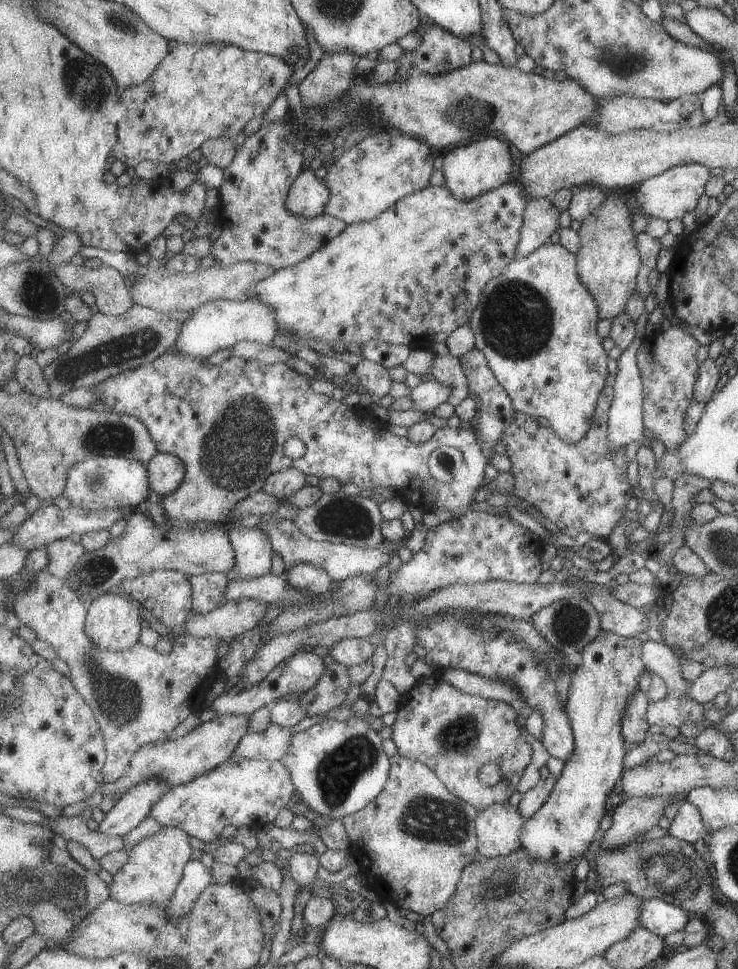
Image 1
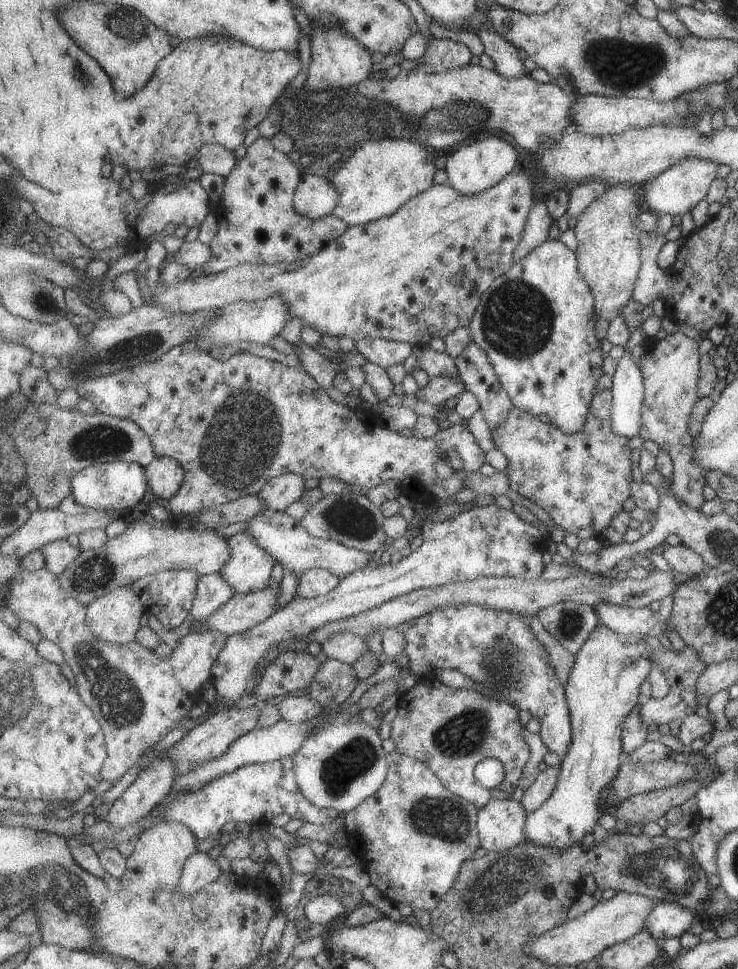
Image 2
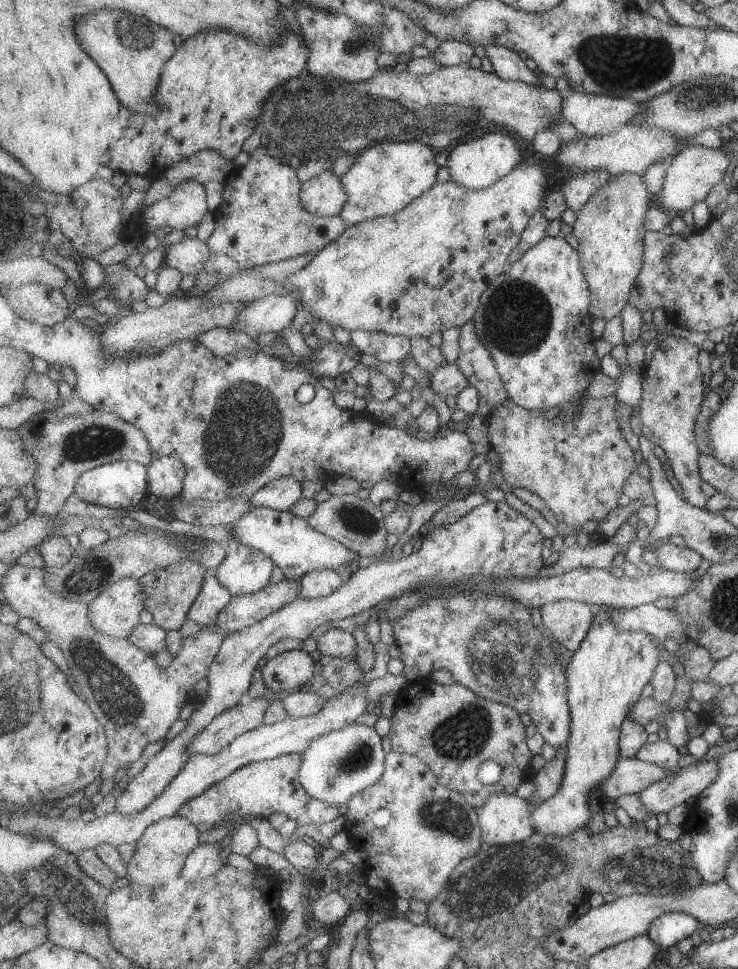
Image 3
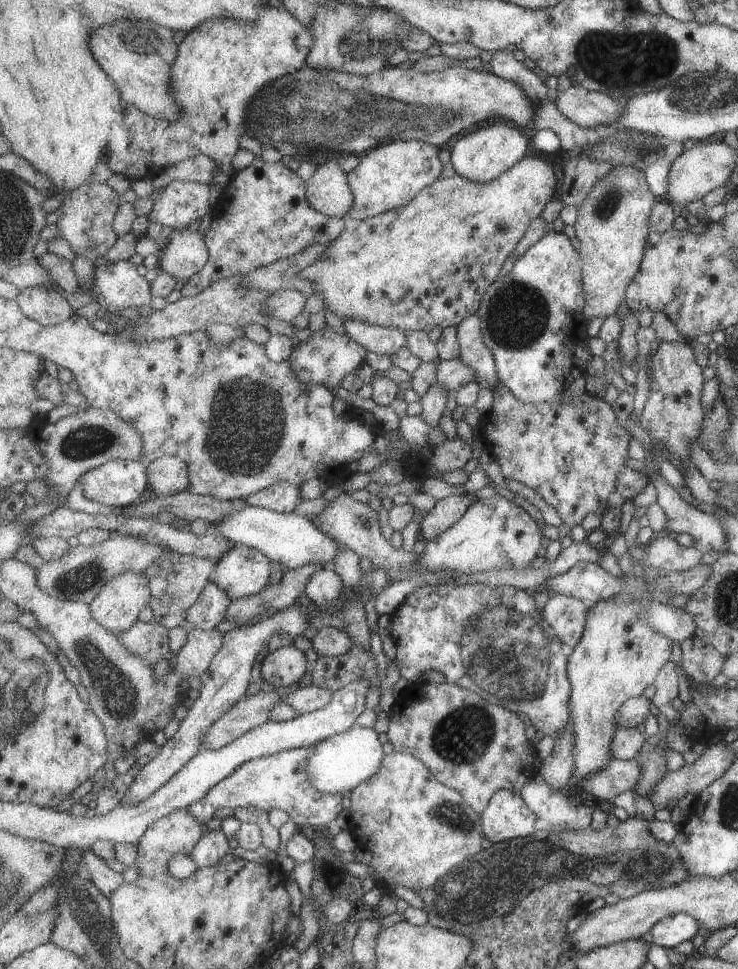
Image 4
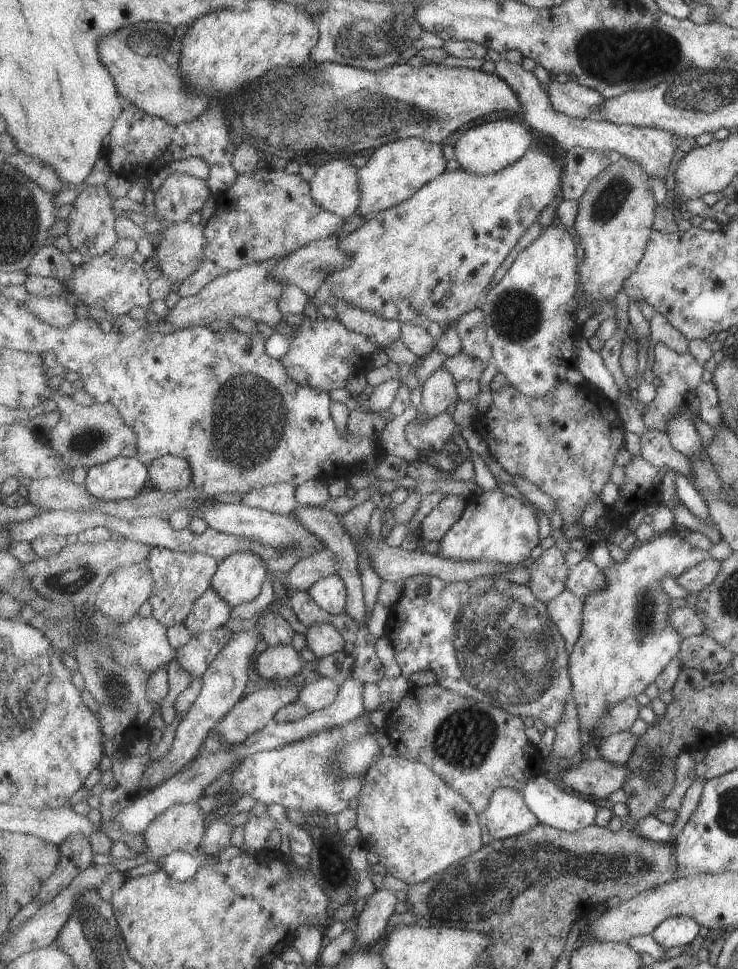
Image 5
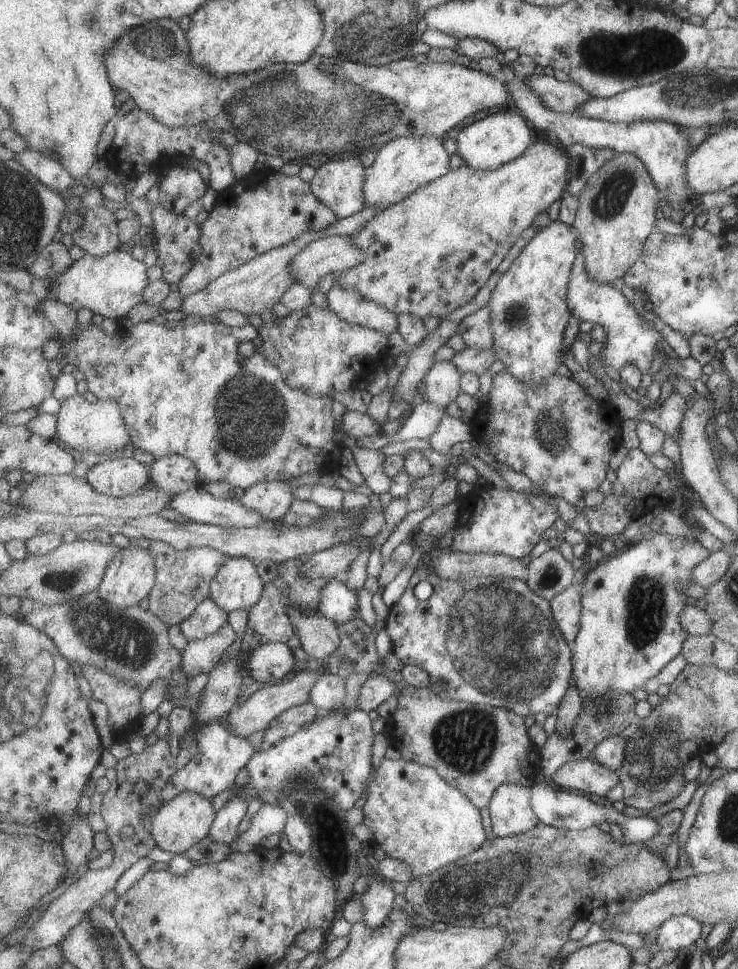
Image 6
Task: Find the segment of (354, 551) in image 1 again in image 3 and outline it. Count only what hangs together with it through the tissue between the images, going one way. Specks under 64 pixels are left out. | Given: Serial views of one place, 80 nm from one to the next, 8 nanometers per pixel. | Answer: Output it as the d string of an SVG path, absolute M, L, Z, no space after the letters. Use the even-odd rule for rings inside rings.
M253 507L243 518L236 520L232 527L231 539L237 539L244 545L262 550L265 554L268 554L274 560L276 566L280 566L283 569L285 579L301 579L311 571L337 570L341 567L344 568L351 561L359 562L360 560L360 556L357 553L341 544L336 538L323 534L315 527L312 528L307 519L295 516L291 511L281 512L269 507Z

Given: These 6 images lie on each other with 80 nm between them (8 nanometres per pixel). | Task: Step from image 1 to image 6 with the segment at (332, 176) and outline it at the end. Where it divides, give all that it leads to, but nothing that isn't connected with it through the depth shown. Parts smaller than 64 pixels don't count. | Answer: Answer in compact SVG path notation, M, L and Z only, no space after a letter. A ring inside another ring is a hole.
M400 136L383 146L370 146L369 151L377 153L373 164L366 168L364 191L369 206L381 205L385 208L403 202L416 190L452 171L451 155L445 150L441 137Z

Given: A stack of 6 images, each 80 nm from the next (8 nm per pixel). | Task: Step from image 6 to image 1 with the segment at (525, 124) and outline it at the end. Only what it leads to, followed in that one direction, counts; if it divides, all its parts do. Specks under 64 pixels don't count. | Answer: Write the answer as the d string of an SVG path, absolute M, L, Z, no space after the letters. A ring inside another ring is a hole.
M486 136L465 146L449 148L443 157L447 188L456 198L466 201L480 197L487 191L509 182L513 174L513 166L515 166L509 142L500 136Z

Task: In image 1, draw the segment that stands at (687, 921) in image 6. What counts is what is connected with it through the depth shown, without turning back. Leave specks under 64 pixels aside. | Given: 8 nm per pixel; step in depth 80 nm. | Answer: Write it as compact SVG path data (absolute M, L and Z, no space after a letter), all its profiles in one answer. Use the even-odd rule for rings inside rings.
M653 897L642 900L639 926L663 938L675 930L682 930L688 918L689 914L680 906Z

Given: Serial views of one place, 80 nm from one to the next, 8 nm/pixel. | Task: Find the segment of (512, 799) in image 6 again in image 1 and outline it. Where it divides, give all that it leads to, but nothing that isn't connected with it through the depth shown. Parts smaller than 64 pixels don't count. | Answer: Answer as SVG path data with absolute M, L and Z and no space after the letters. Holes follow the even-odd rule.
M495 803L478 813L478 852L488 859L522 850L521 833L526 821L519 806L509 803Z

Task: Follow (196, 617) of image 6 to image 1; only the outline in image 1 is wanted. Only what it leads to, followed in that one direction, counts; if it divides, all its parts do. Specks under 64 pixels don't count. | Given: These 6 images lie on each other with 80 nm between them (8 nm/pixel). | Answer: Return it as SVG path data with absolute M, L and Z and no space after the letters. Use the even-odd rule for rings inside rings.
M212 572L189 576L192 582L194 610L193 614L212 613L226 602L226 590L230 580L226 573Z

